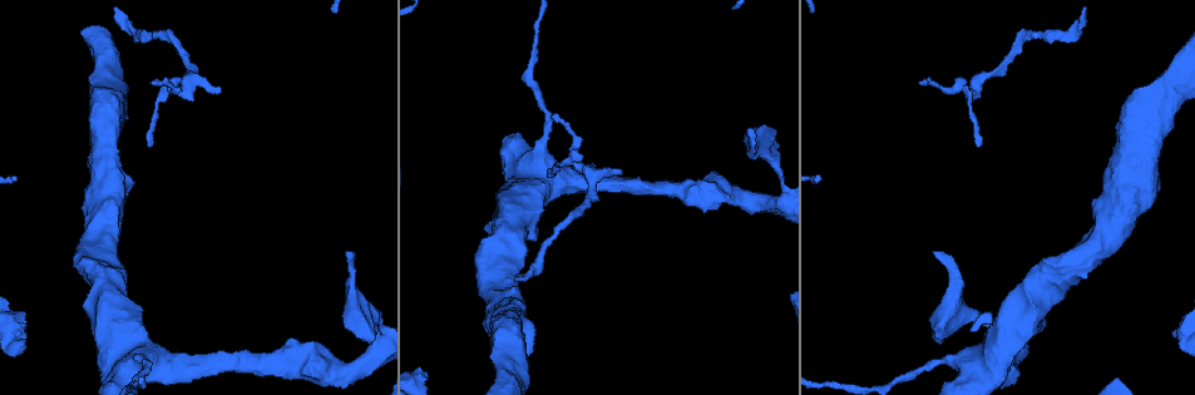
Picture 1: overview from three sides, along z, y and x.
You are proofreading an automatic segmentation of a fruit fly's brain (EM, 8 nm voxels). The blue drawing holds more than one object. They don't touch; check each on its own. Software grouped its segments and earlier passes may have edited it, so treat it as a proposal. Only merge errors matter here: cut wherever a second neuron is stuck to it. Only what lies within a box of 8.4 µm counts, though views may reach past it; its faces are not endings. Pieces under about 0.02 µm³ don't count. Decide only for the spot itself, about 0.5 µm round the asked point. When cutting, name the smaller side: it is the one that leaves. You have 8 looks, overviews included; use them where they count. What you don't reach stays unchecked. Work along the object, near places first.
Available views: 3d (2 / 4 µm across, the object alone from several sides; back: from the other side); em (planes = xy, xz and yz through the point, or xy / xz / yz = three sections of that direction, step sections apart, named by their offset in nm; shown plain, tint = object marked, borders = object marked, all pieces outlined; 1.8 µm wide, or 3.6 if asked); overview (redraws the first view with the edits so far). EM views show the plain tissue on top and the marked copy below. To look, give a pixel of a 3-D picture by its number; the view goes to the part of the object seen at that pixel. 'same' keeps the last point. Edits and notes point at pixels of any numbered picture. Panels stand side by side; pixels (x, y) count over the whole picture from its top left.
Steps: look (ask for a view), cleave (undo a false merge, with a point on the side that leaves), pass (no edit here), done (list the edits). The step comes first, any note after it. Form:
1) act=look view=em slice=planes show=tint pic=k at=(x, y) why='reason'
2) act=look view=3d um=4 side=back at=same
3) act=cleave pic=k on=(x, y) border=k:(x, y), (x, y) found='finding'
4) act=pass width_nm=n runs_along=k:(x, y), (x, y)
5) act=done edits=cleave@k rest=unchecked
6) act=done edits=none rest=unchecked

act=look view=em slice=xz step=4 show=tint pic=1 at=(114, 351)

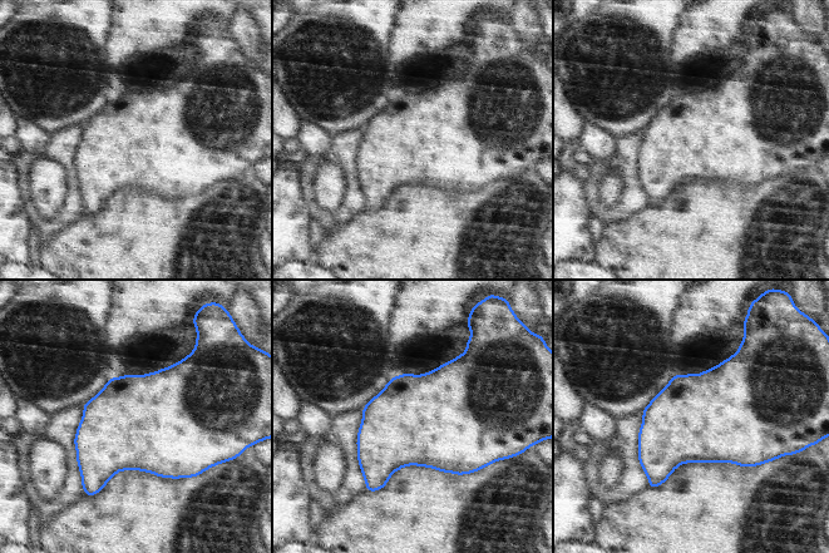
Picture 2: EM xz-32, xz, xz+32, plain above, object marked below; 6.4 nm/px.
act=pass found='one neuron here'

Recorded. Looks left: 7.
act=look view=em slice=yz step=8 show=tint pic=1 at=(366, 314) why='narrows sharply'

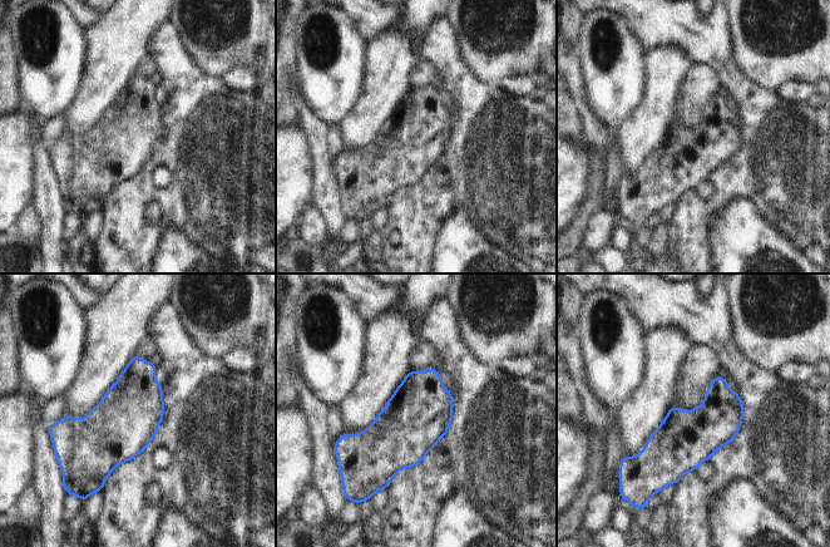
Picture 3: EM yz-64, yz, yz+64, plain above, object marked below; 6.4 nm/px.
act=look view=em slice=planes show=tint at=same why='another direction'

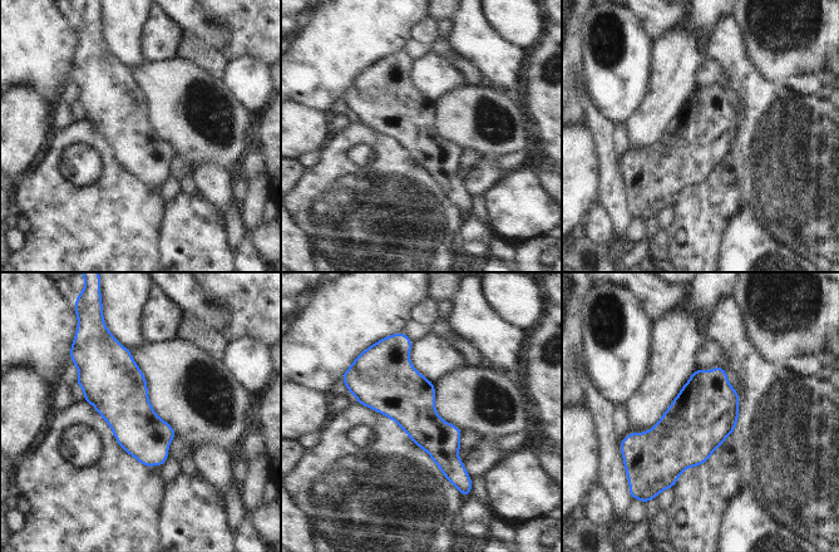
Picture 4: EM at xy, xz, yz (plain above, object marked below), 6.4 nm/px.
act=pass found='continuous, no second neuron'

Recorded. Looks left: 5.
act=look view=3d um=2 side=back pic=1 at=(573, 162) why='sharp bend'

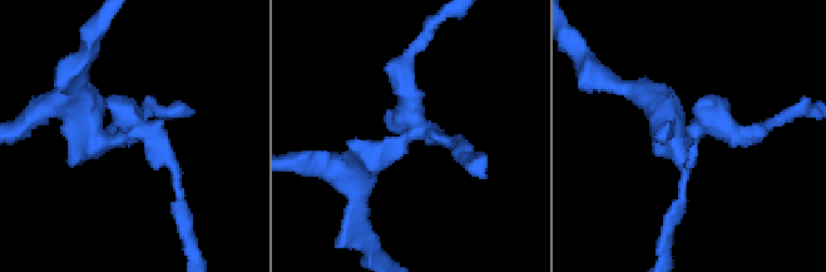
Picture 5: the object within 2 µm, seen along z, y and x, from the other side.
act=look view=em slice=planes show=tint pic=5 at=(130, 139) why='shape alone is not enough'

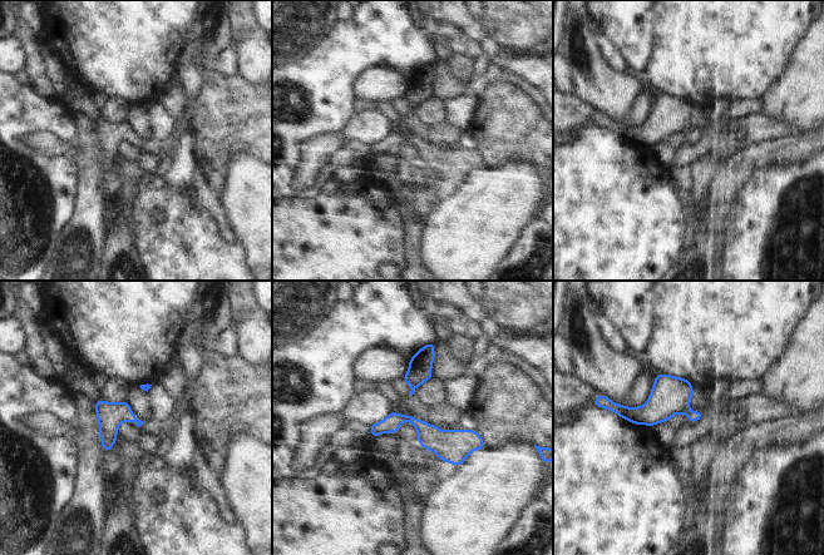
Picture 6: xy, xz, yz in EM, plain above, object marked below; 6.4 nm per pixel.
act=pass width_nm=130 runs_along=6:(373, 429), (412, 419), (480, 445) found='all the same neuron'

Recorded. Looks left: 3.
act=done edits=none rest=unchecked

